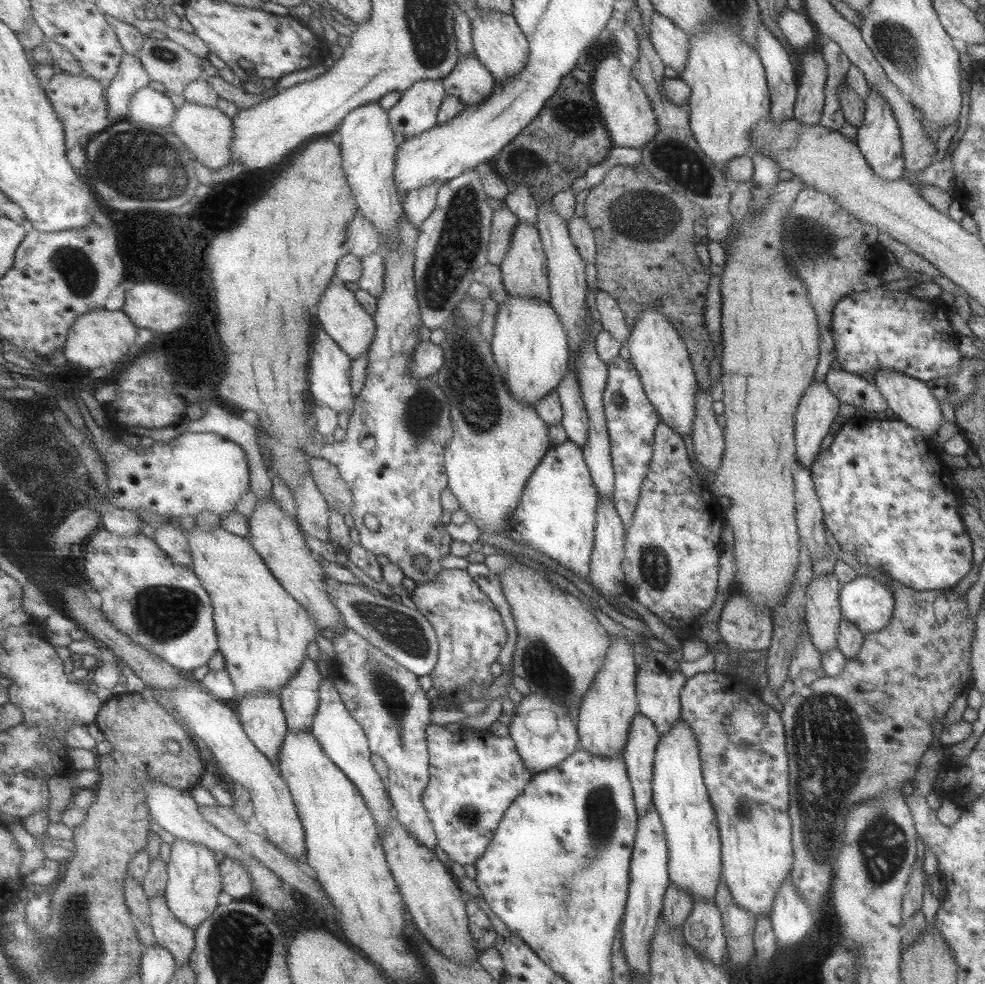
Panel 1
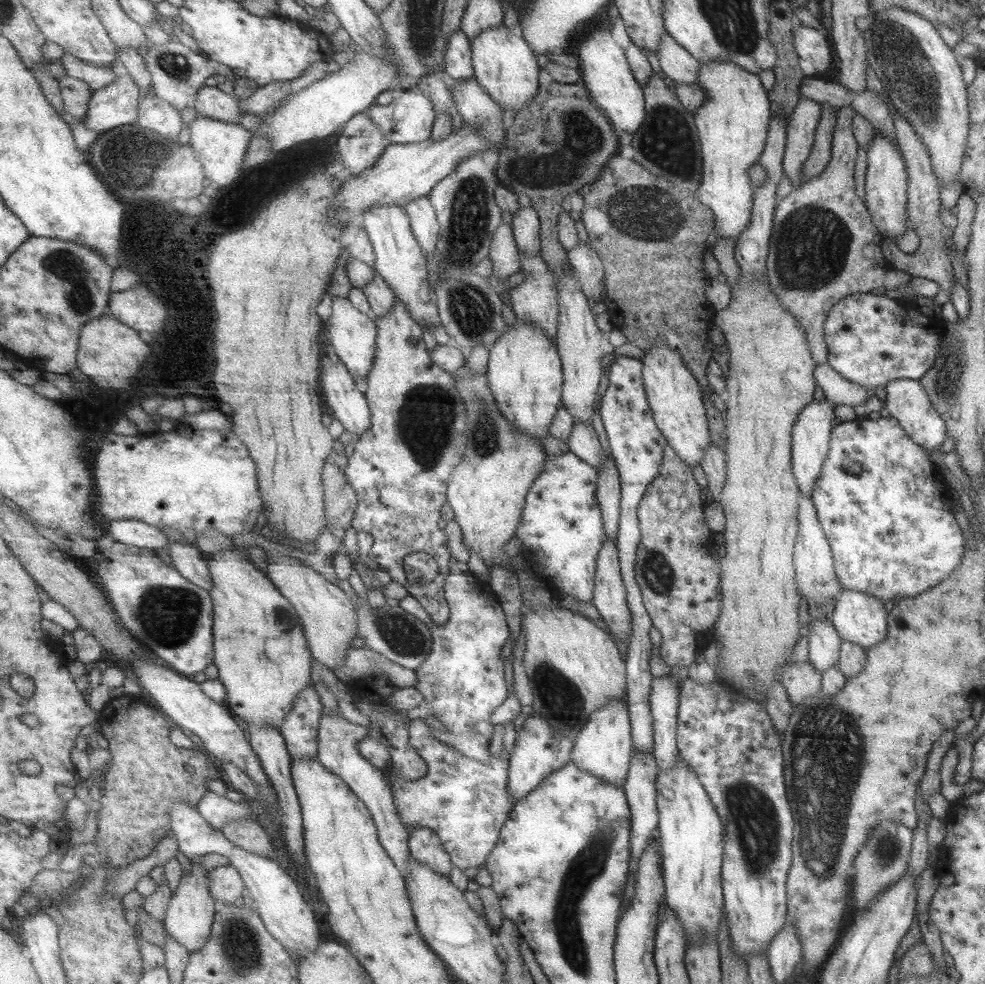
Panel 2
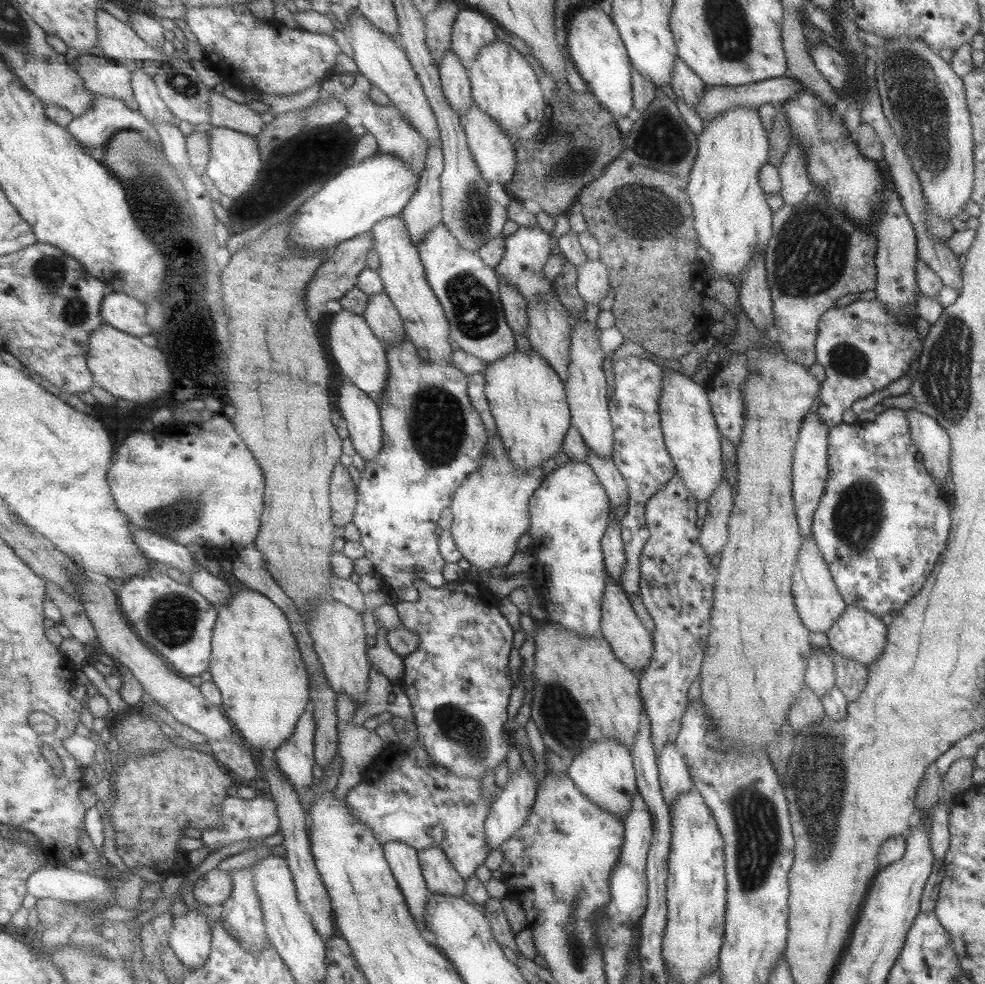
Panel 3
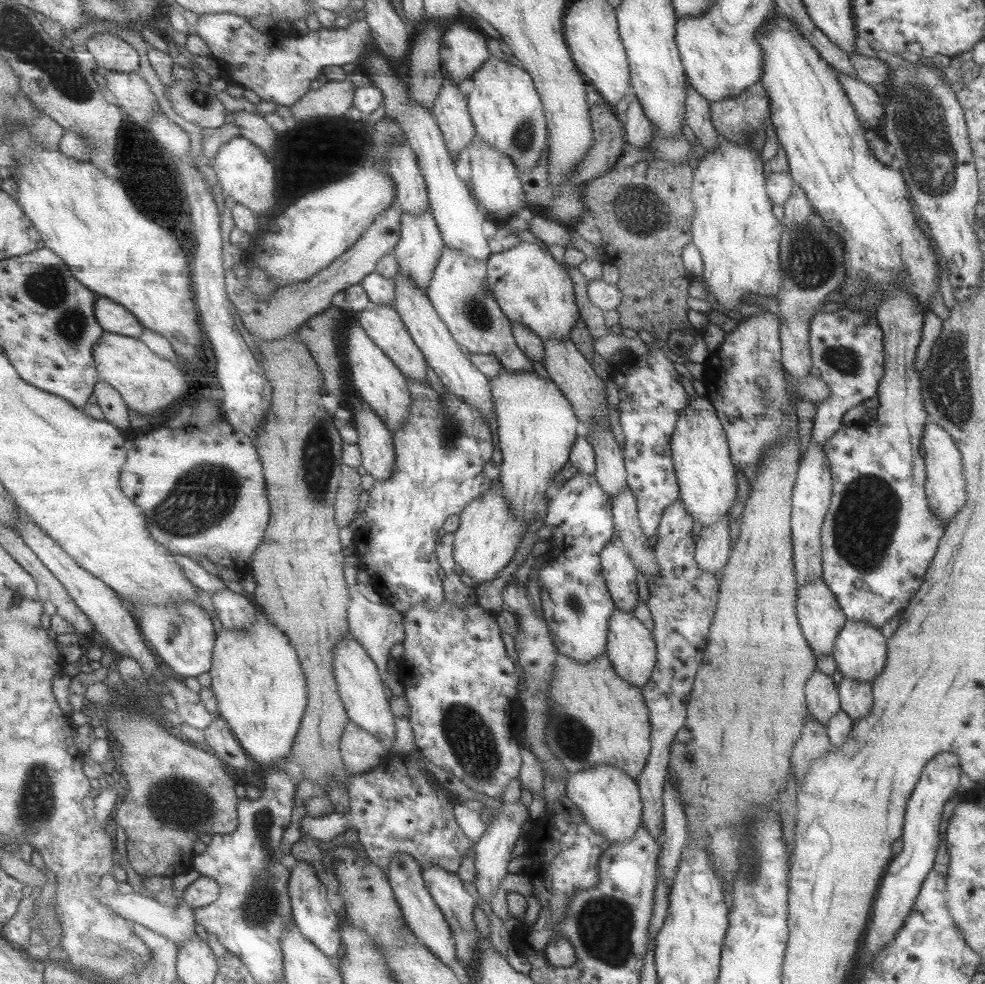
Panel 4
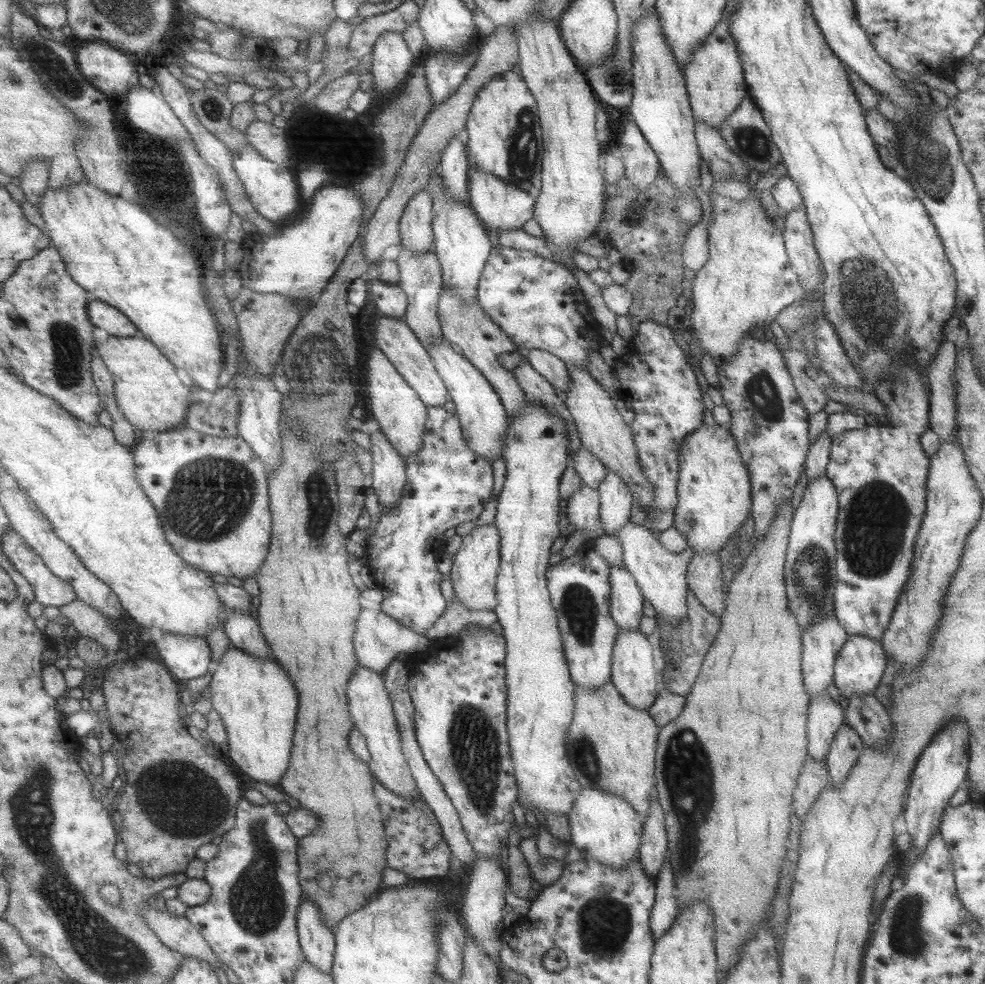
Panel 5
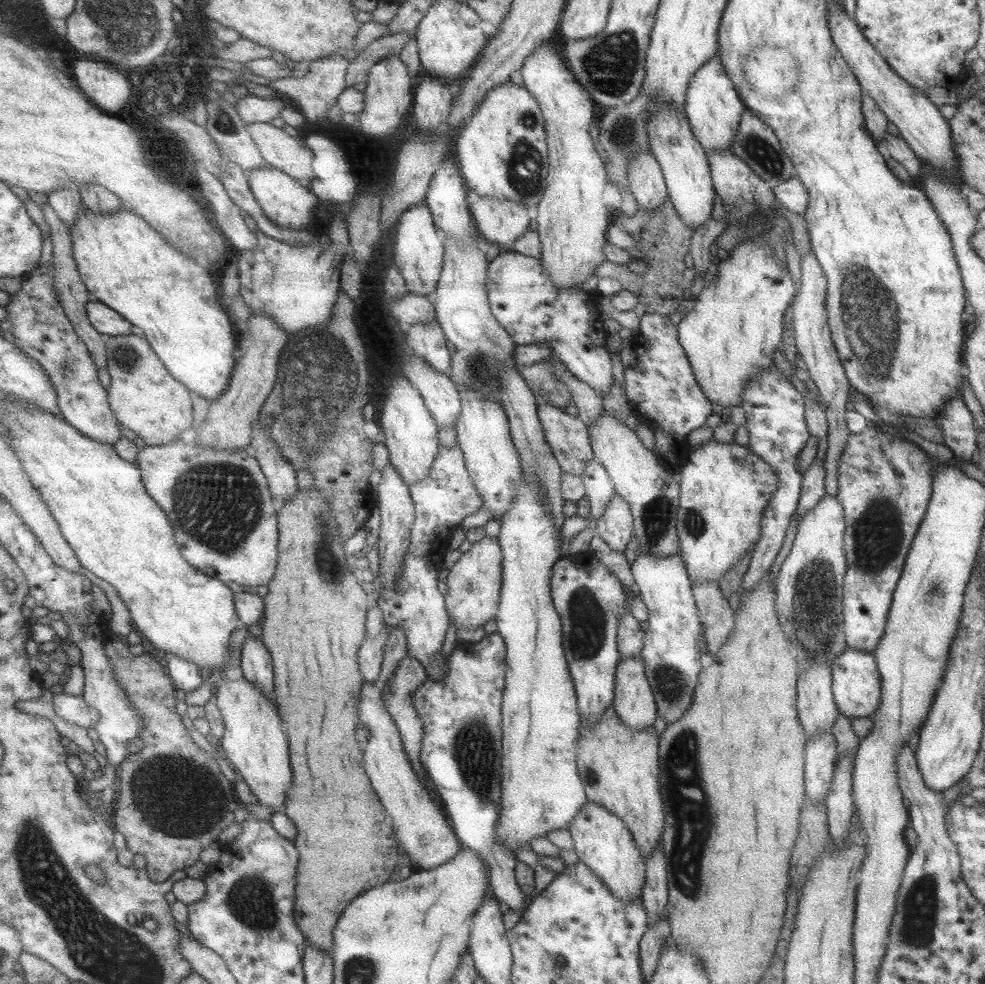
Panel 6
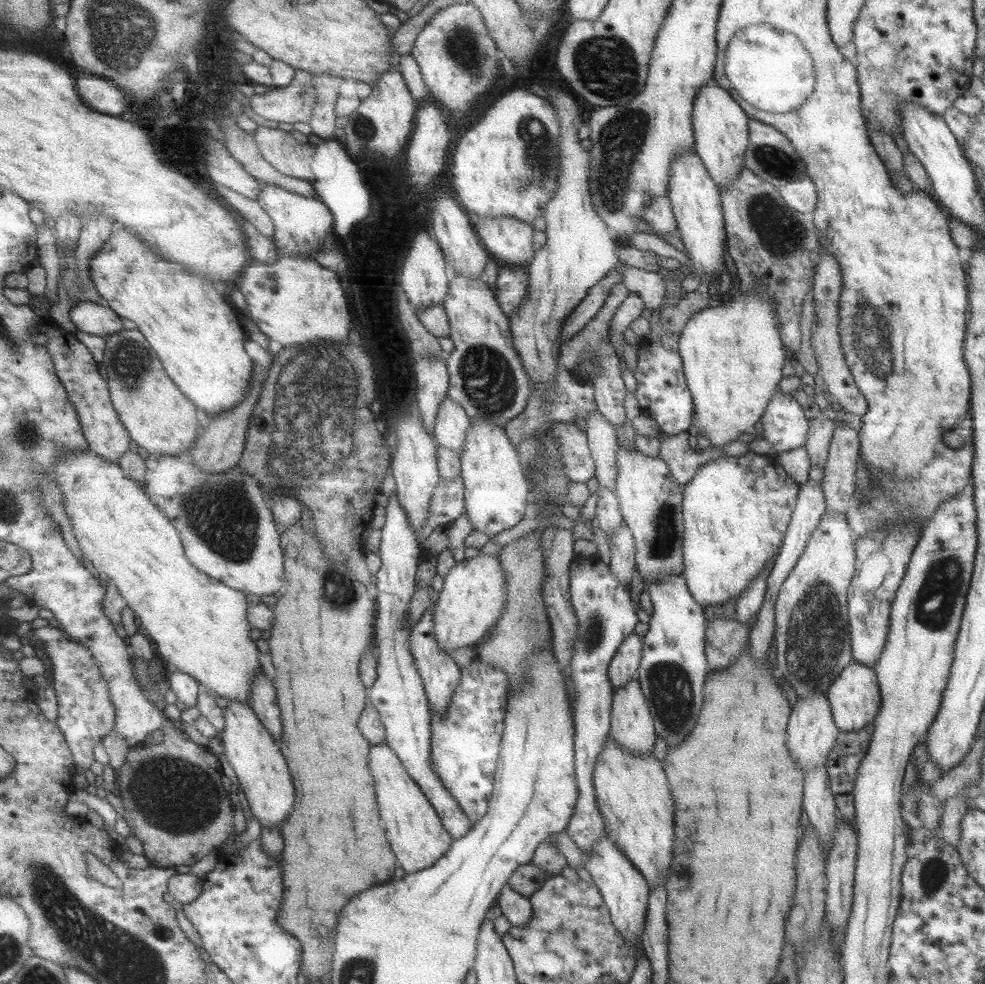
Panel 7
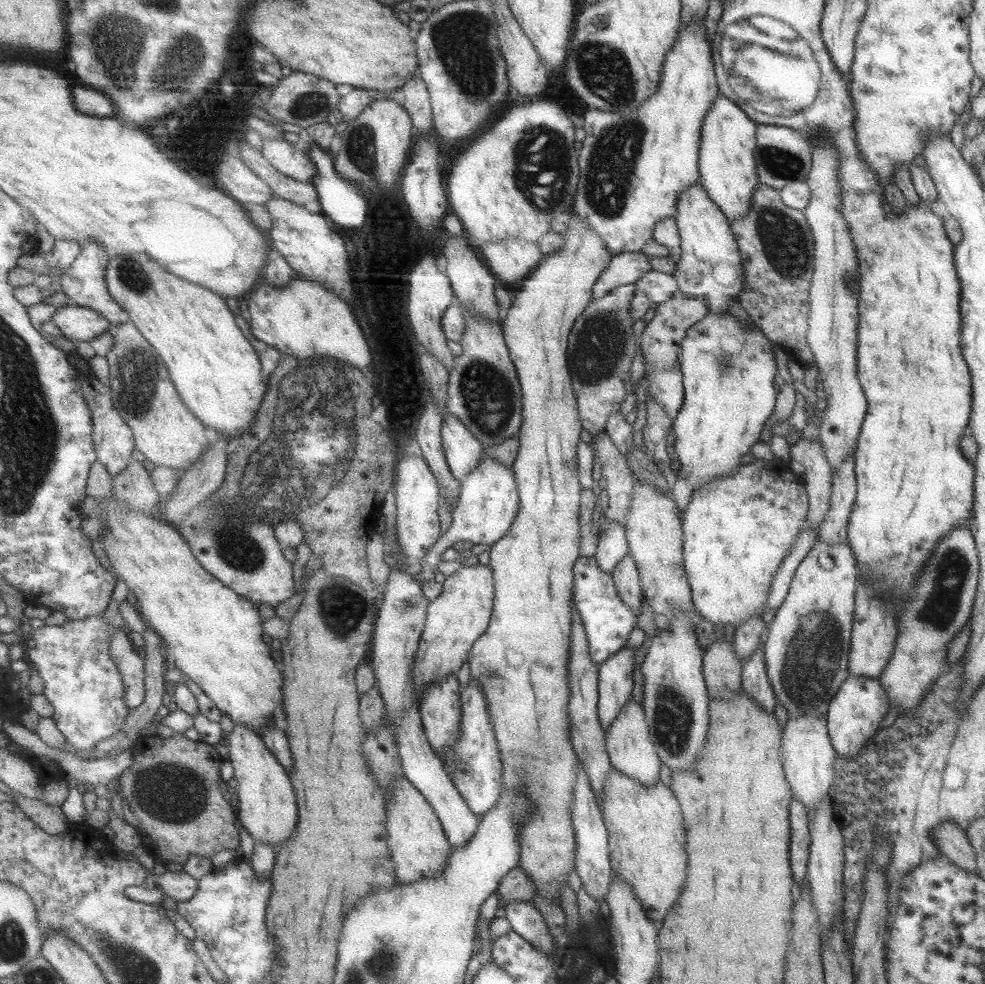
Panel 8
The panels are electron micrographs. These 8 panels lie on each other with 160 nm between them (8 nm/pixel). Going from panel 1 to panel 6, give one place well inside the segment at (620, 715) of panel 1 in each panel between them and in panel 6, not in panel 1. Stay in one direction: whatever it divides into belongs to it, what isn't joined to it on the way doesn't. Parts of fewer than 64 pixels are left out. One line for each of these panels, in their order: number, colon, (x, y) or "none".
2: (603, 747)
3: (603, 772)
4: (608, 799)
5: (604, 827)
6: (602, 842)

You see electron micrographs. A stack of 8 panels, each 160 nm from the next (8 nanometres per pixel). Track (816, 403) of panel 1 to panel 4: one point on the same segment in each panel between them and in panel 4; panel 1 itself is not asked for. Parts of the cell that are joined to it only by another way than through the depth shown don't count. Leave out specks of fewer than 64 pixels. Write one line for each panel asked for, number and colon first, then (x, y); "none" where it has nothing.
2: (810, 435)
3: (809, 466)
4: (812, 488)

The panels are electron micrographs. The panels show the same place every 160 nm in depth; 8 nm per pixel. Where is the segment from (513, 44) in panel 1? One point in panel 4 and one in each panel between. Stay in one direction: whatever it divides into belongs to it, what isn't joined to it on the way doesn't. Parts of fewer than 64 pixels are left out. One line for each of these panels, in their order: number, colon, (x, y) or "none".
2: (505, 68)
3: (504, 86)
4: (505, 105)

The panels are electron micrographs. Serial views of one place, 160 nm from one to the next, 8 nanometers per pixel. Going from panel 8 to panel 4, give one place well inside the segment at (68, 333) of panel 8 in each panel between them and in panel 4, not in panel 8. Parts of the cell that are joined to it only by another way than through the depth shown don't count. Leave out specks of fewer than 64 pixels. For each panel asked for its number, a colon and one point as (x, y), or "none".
4: (114, 317)
5: (112, 320)
6: (110, 322)
7: (88, 316)

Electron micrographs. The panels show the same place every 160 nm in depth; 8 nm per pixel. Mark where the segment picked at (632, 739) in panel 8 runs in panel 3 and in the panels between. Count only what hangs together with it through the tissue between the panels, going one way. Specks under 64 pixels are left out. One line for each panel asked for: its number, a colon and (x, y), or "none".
3: (630, 642)
4: (631, 650)
5: (632, 673)
6: (633, 703)
7: (631, 728)

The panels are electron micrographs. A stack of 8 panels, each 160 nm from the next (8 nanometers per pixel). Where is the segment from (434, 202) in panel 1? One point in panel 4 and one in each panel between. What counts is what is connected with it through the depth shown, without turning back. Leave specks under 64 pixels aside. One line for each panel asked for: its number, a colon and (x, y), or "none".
2: (427, 228)
3: (466, 285)
4: (460, 292)

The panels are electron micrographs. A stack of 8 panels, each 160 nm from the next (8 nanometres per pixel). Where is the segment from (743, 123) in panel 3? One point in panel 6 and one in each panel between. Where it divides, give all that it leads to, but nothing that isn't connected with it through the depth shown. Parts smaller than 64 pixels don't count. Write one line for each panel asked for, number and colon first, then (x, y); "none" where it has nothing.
4: (733, 228)
5: (747, 279)
6: (735, 324)

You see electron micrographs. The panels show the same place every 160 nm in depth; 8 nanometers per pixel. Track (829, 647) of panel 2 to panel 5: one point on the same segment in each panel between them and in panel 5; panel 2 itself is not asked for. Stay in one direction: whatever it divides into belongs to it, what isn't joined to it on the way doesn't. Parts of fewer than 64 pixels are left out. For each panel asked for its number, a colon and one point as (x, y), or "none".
3: (819, 674)
4: (822, 701)
5: (824, 717)

